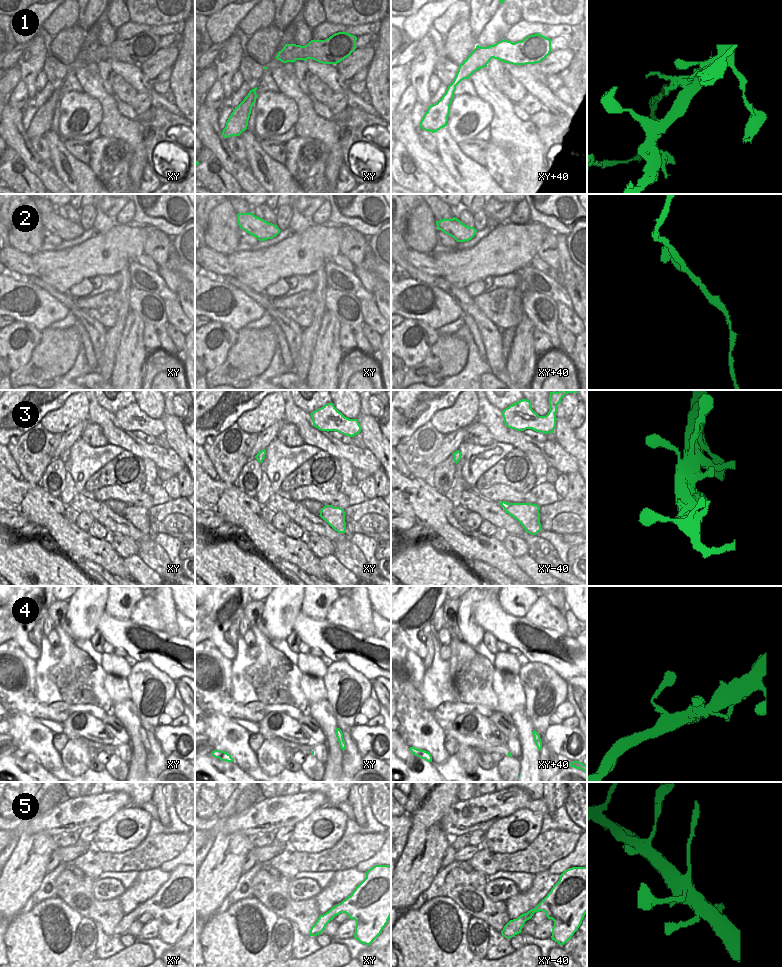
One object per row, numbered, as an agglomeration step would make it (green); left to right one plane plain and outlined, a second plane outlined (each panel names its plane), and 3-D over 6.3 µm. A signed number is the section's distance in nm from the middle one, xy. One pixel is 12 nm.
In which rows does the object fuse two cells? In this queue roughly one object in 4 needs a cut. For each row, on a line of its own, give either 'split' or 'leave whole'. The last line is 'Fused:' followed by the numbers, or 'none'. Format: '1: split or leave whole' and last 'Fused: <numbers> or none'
1: split
2: leave whole
3: leave whole
4: leave whole
5: leave whole
Fused: 1

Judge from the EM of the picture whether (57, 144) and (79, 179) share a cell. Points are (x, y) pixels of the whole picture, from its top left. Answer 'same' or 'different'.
same

